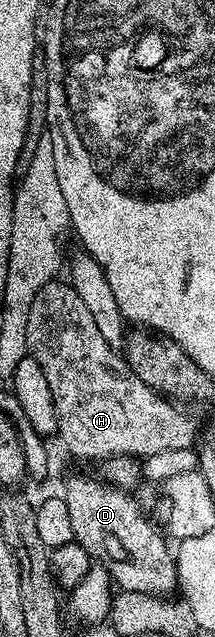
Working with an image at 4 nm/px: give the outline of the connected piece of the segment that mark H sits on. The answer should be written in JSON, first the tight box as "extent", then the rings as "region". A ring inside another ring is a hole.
{"extent":[26,279,198,462],"region":[[[63,279],[51,280],[41,286],[30,307],[29,322],[26,325],[28,355],[35,358],[46,374],[50,394],[54,394],[56,431],[70,451],[84,460],[105,462],[113,456],[145,458],[162,450],[182,450],[197,443],[198,428],[184,412],[175,408],[171,399],[165,398],[156,389],[146,386],[130,370],[127,360],[117,349],[111,348],[97,329],[93,315],[72,288]]]}

